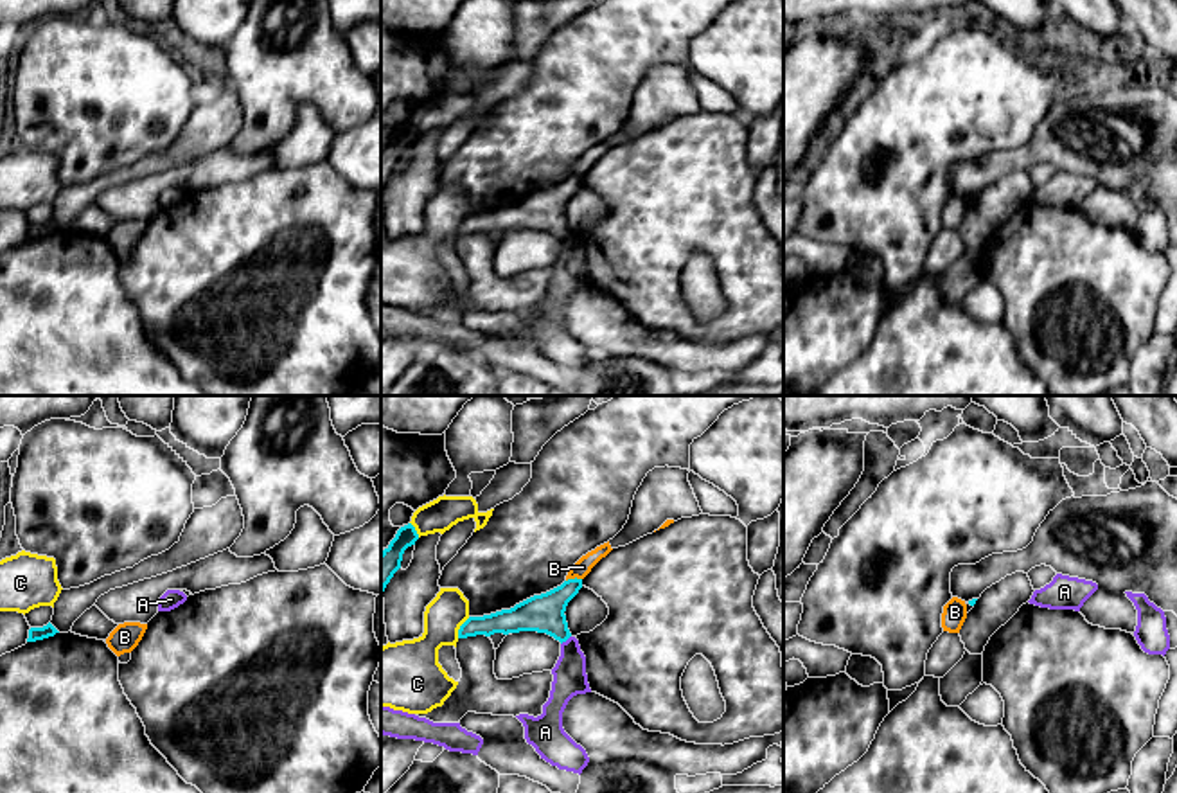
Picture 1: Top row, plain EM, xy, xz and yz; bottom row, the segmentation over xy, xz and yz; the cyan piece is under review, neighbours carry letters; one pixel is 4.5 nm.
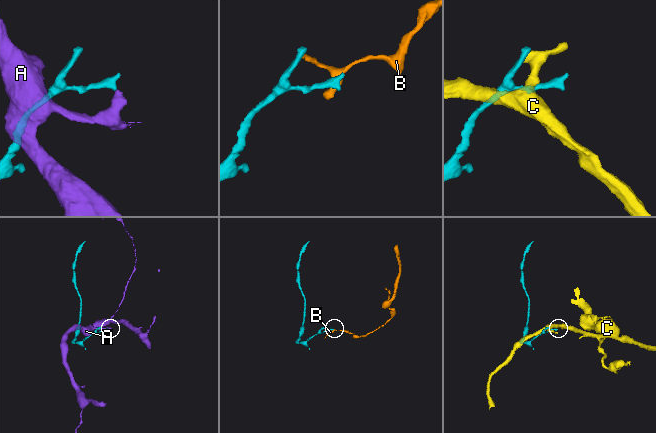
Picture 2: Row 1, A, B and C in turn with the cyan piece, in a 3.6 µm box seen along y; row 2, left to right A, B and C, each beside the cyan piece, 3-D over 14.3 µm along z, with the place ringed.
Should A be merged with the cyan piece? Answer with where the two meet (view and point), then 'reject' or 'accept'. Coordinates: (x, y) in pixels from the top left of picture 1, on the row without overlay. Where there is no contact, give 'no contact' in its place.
xz (565, 238) | reject

